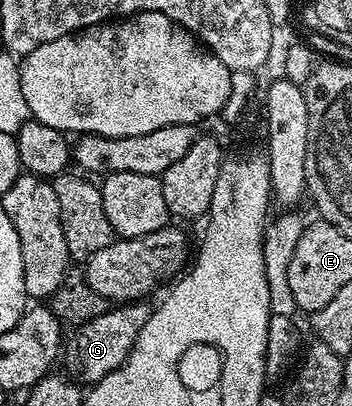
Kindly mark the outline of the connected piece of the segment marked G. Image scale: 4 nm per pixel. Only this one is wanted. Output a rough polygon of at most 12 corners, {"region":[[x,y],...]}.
{"region":[[120,303],[82,324],[66,370],[97,384],[127,360],[153,310]]}

